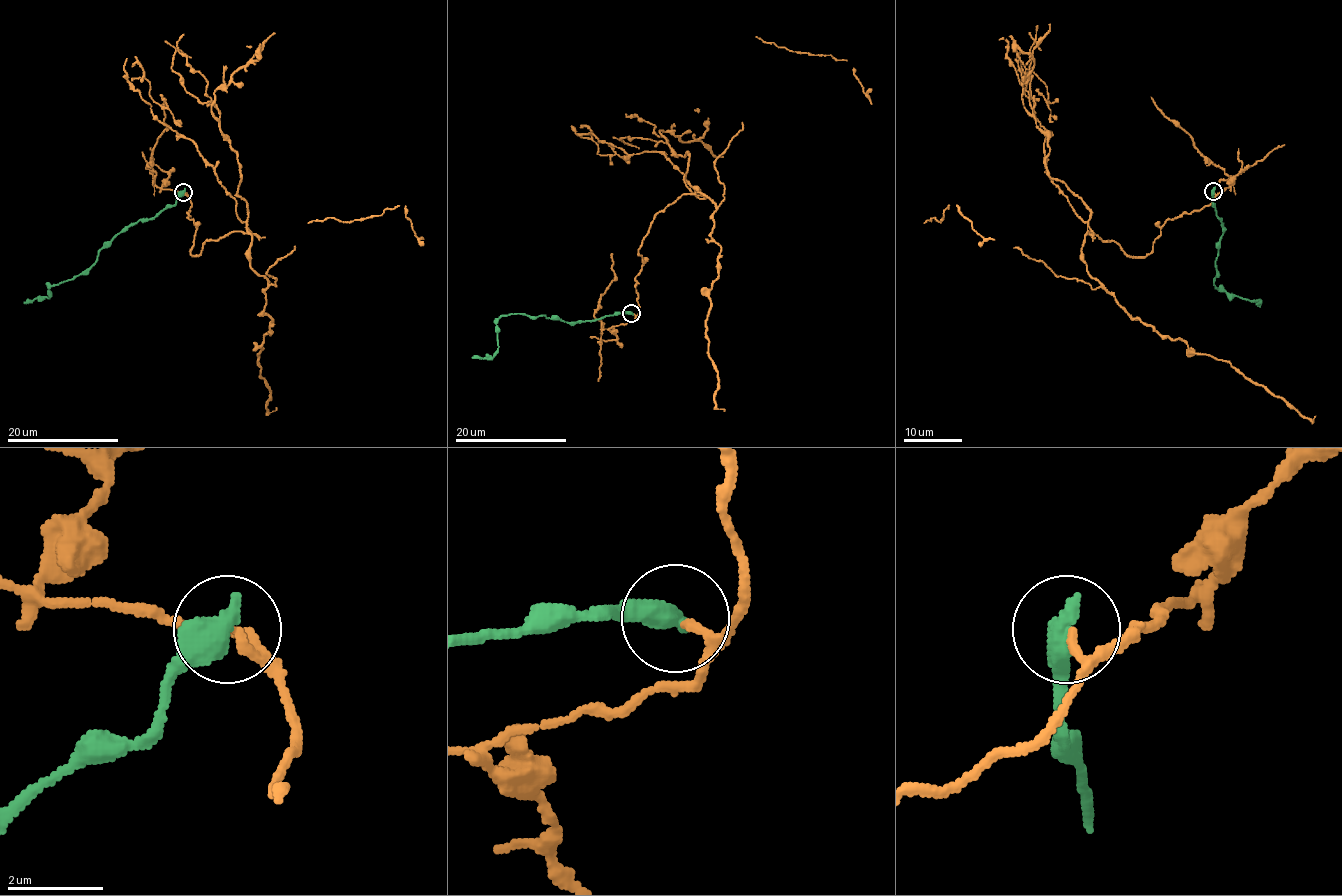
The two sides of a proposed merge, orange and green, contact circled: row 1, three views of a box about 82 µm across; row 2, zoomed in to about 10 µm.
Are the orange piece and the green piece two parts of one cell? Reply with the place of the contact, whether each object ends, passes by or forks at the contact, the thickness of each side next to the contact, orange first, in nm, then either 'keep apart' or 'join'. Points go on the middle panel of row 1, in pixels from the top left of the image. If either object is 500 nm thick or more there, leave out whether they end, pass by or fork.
at (631, 313); 140 nm thick on the orange side, 600 nm on the other; keep apart

